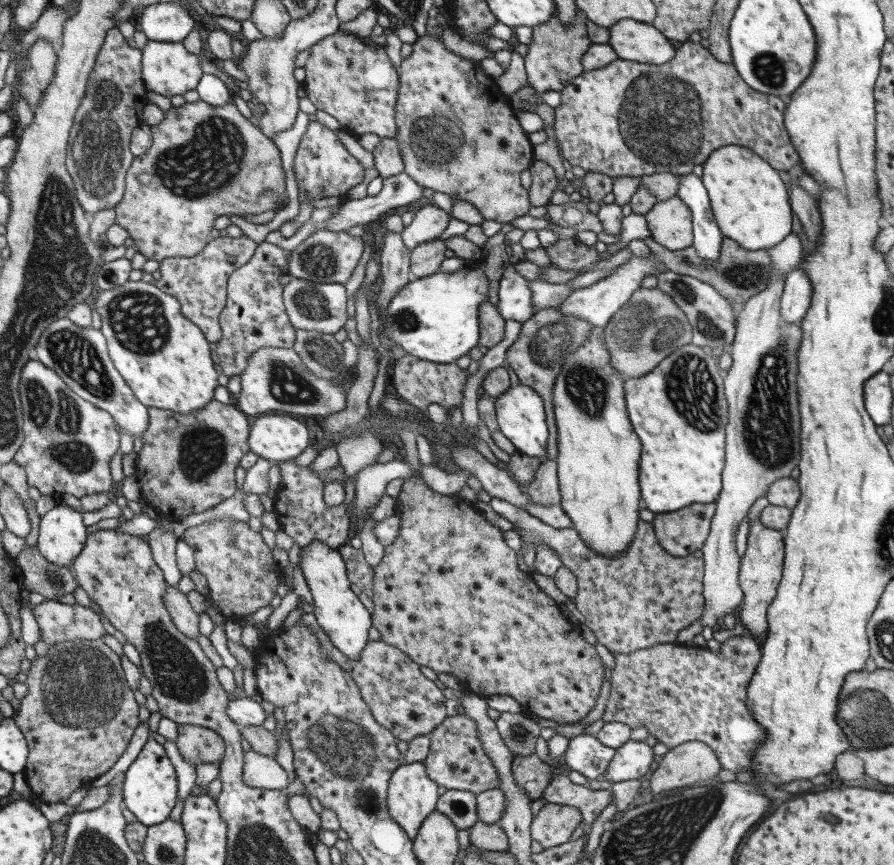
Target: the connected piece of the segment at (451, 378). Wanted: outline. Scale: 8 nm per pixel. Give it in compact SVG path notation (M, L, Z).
M404 354L396 359L391 382L394 383L396 394L423 411L426 411L427 406L432 403L440 404L451 410L455 406L462 408L464 386L470 377L471 374L466 369L461 369L455 362L450 364L433 363Z

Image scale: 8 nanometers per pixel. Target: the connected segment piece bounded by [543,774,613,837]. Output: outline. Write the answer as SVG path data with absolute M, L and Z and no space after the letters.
M553 775L549 785L543 790L543 797L548 803L573 806L582 812L583 821L586 823L585 837L591 828L590 824L595 818L613 802L613 791L591 790L585 785L576 785L568 779L567 775Z

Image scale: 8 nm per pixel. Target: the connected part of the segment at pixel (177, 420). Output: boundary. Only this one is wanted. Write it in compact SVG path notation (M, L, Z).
M212 399L204 408L188 414L154 407L148 407L148 414L149 425L142 438L143 447L135 462L134 474L140 483L141 498L149 501L160 515L171 519L177 513L204 512L238 493L234 472L242 456L250 451L248 437L251 429L246 413L240 407Z

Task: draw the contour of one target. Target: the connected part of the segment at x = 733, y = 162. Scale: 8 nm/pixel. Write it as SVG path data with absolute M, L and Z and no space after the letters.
M727 145L714 150L703 163L701 180L723 237L748 251L770 250L792 232L794 218L786 184L767 160L748 148Z

